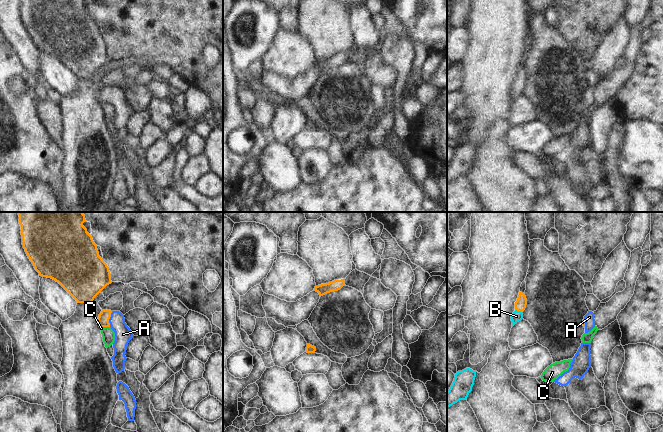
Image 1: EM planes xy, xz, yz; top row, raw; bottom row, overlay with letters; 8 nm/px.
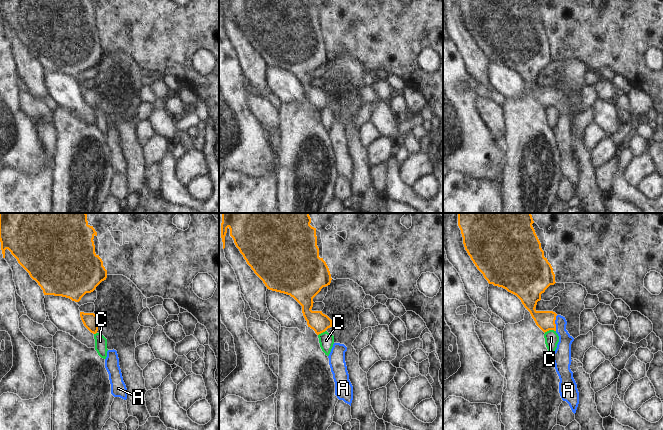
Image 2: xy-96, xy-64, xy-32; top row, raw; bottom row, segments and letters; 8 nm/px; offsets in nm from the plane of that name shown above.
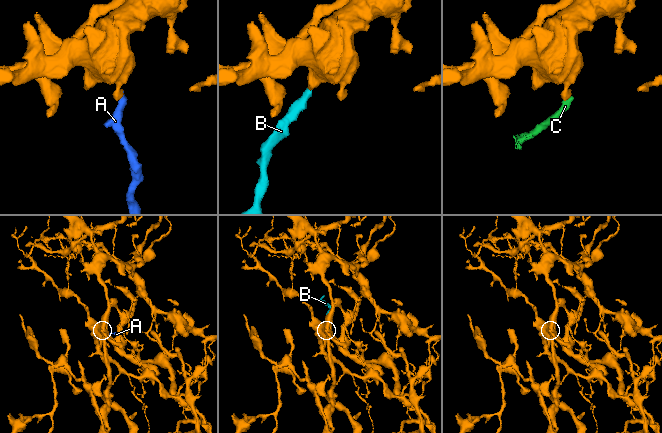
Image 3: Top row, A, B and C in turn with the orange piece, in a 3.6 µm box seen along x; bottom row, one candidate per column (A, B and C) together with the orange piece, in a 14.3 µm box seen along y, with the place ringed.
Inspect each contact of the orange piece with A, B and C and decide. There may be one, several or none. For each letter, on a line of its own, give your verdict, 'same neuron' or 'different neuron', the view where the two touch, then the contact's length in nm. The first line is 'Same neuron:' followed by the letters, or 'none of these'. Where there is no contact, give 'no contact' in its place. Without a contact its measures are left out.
Same neuron: A, B
A: same neuron; meets orange in xy; contact 130 nm long
B: same neuron; meets orange in yz; contact 70 nm long
C: different neuron; meets orange in xy; contact 70 nm long

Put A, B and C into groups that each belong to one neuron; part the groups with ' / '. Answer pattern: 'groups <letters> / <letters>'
groups A B / C

